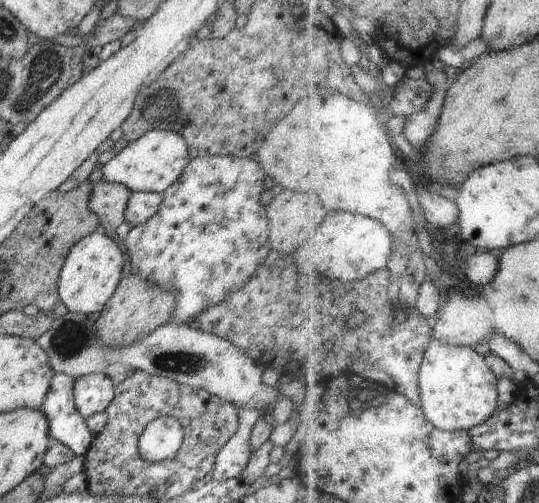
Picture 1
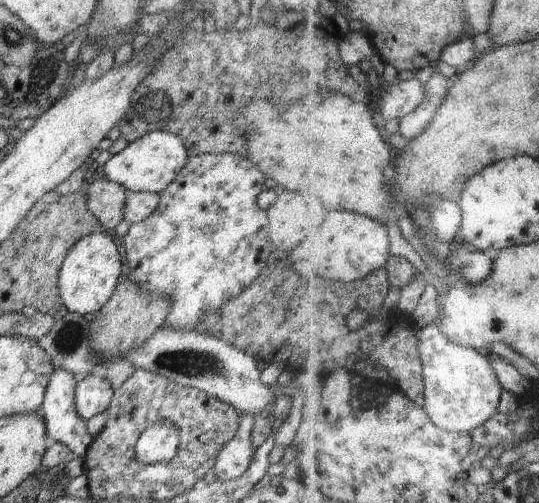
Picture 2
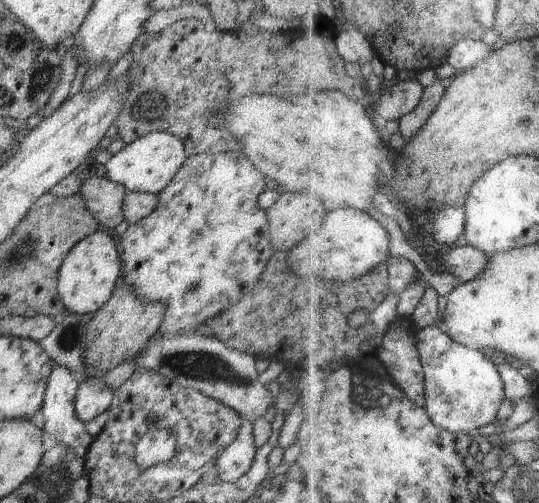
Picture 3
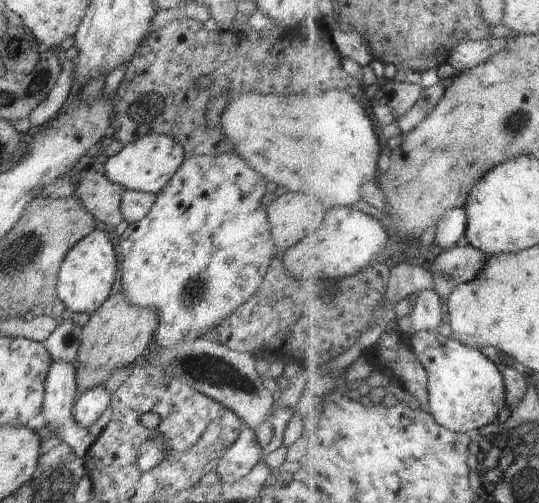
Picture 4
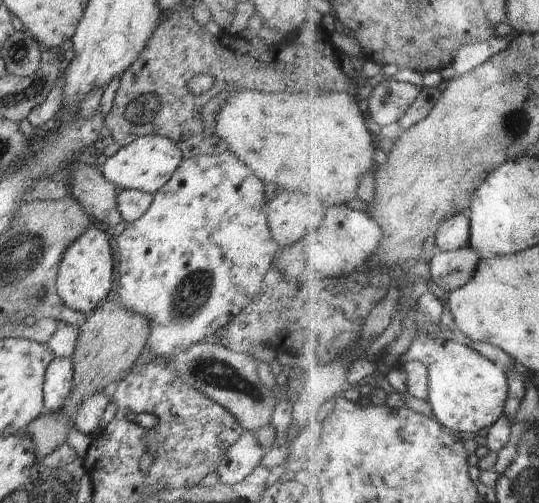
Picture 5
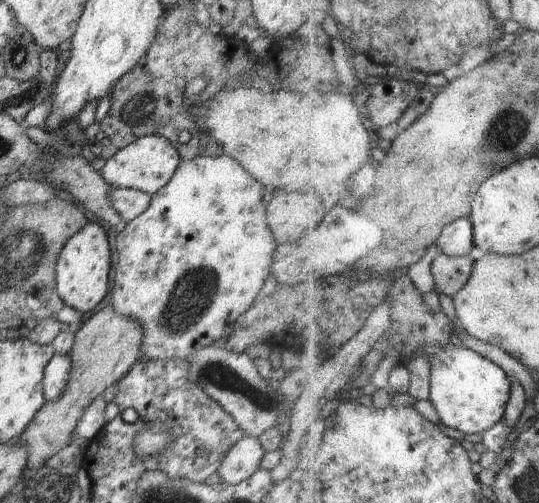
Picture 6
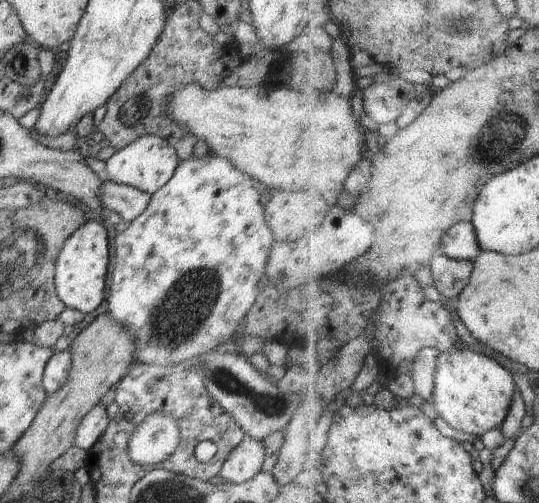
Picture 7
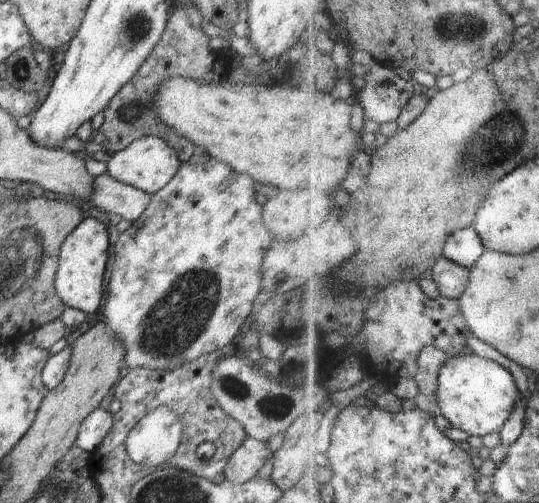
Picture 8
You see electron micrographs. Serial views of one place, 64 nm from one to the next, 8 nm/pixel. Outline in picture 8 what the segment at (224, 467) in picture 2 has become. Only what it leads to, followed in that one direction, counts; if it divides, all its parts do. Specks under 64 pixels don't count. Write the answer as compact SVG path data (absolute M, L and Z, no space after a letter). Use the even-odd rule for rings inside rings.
M247 436L228 459L224 476L234 484L248 482L257 476L268 458L273 458L273 452L268 448L267 441Z

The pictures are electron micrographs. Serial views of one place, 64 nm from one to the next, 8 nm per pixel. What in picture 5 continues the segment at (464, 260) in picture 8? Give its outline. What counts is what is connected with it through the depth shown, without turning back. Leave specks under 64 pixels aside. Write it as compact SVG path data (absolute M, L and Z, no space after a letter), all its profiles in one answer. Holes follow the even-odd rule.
M469 212L452 216L439 229L436 247L441 251L458 251L471 243L471 218Z

